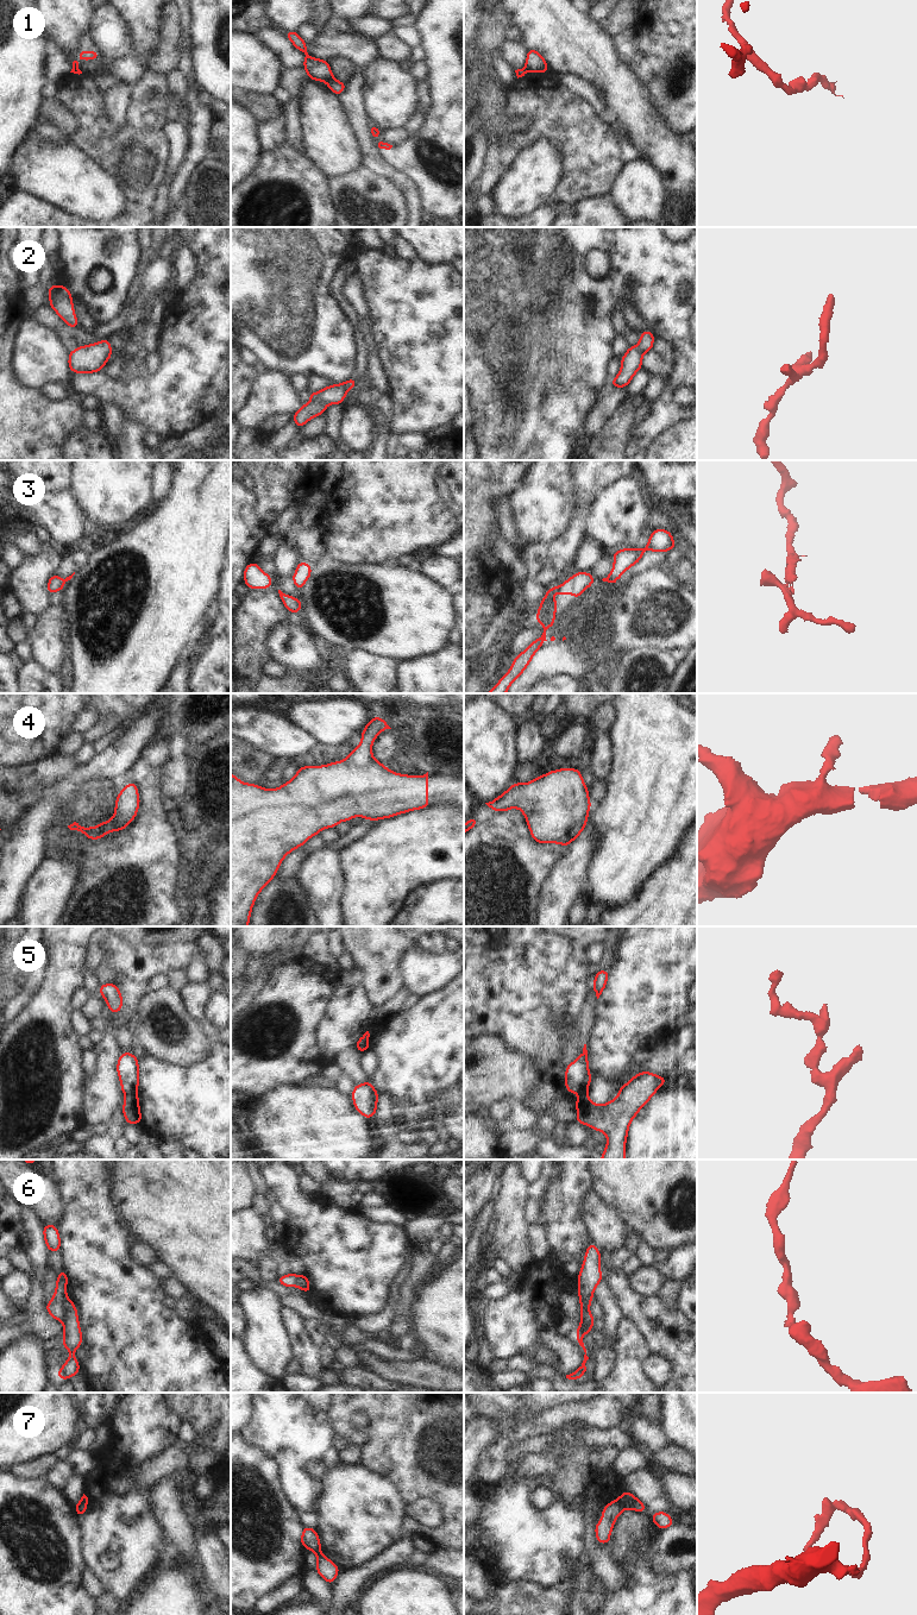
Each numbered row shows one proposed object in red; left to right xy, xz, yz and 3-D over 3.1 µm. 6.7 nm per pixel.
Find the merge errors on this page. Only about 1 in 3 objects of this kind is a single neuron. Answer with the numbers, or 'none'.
1, 2, 3, 5, 6, 7

